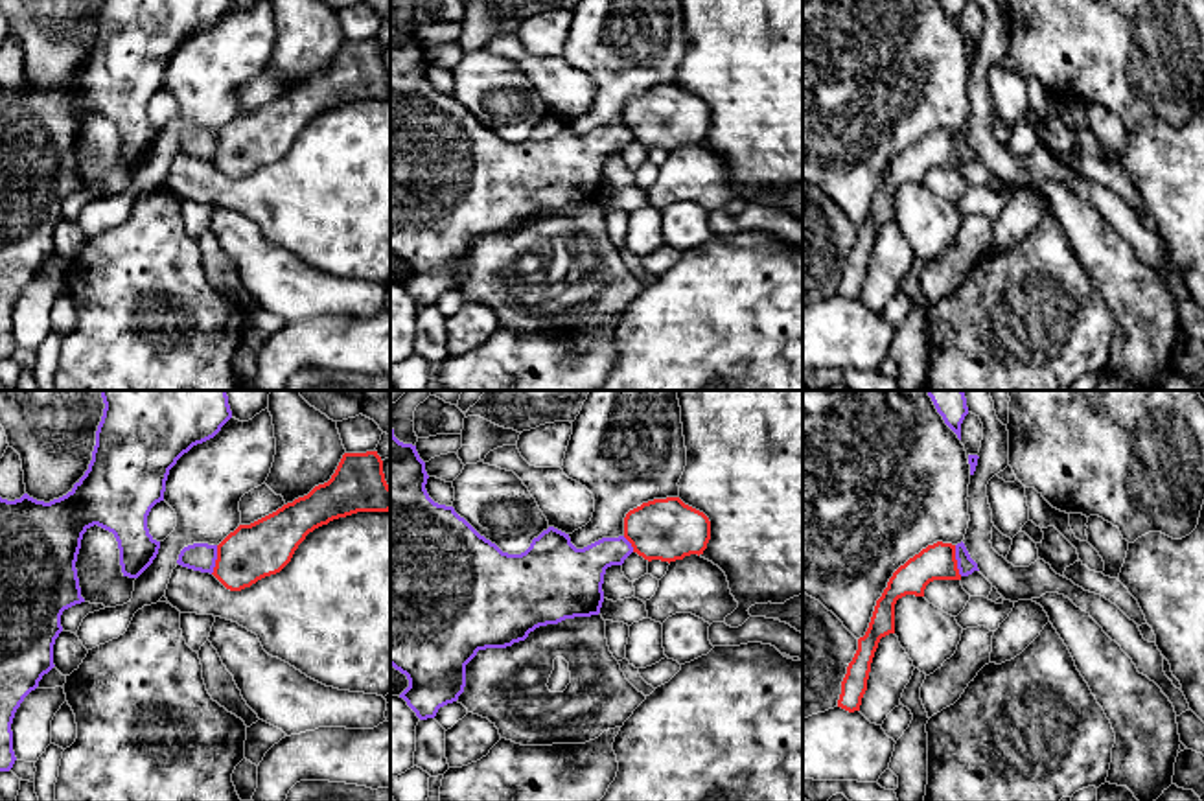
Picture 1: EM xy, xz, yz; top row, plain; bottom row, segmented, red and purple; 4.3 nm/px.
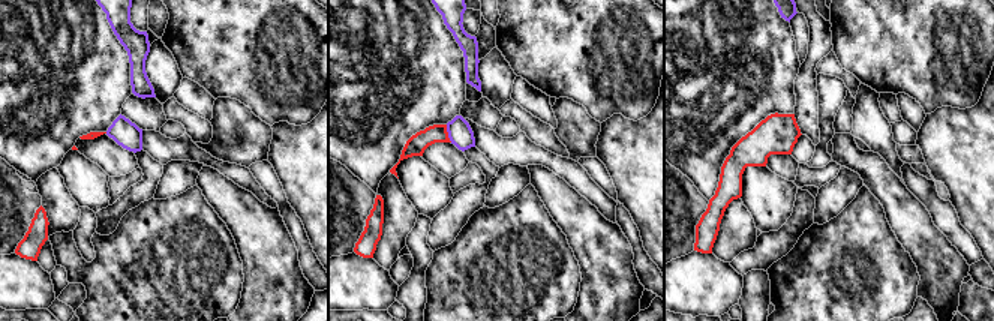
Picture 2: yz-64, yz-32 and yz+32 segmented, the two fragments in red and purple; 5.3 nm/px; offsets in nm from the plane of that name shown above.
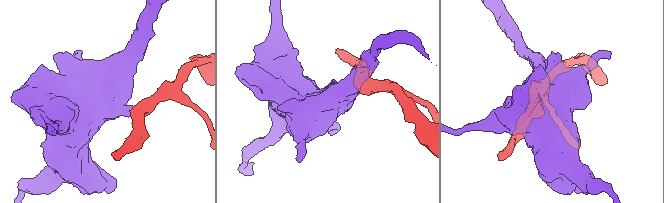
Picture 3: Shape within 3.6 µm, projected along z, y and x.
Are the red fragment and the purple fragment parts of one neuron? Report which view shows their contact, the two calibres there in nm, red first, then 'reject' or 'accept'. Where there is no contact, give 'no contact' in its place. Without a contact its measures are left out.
meets red in yz; 160 nm thick on the red side, 80 nm on the other; reject

